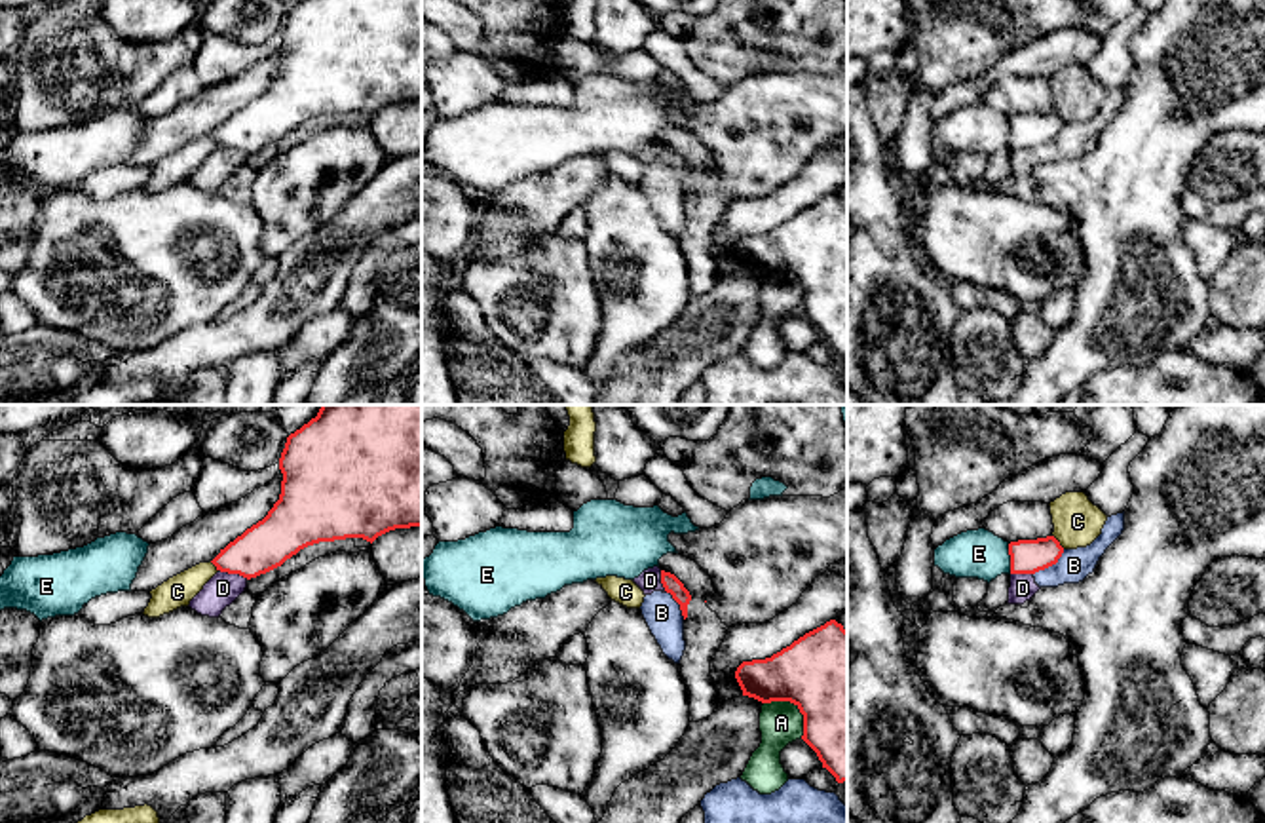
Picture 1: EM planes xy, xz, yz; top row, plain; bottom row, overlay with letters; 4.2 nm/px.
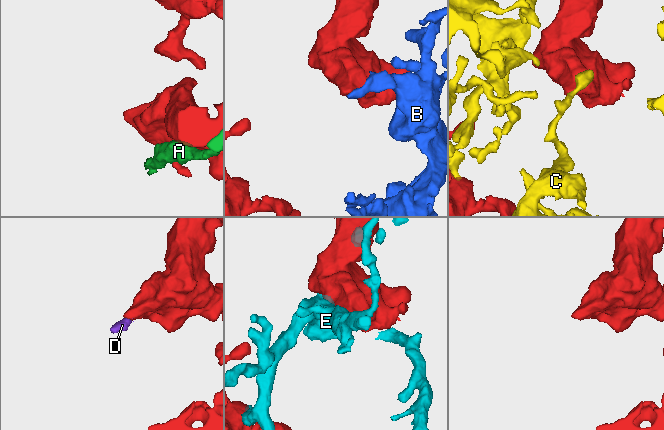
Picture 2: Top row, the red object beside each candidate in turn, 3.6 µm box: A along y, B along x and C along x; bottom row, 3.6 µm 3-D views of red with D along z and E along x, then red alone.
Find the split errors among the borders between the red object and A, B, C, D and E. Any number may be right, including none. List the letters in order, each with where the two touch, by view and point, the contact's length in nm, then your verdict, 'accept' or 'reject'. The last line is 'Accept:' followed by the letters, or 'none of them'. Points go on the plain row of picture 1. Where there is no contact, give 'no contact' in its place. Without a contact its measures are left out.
A: xz (798, 282) | 220 nm | reject
B: yz (1051, 139) | 170 nm | reject
C: yz (1058, 116) | 80 nm | reject
D: xy (234, 147) | 130 nm | reject
E: yz (1011, 133) | 130 nm | reject
Accept: none of them

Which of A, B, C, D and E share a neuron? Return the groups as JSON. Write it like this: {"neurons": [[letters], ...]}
{"neurons": [["A"], ["B", "D"], ["C"], ["E"]]}

